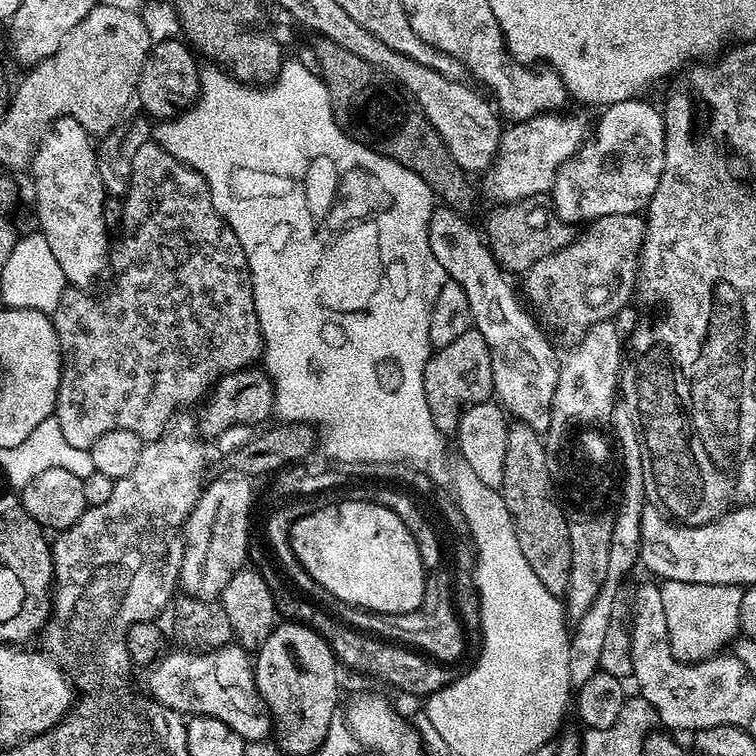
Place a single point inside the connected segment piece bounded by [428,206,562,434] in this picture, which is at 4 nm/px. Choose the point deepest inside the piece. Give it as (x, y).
(525, 369)

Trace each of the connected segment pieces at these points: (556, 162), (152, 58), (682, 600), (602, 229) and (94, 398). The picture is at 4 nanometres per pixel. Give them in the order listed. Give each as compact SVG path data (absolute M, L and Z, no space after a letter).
M544 112L530 119L515 121L501 133L496 159L482 176L484 192L492 202L533 199L551 191L562 162L570 159L587 137L585 118L566 113Z
M183 39L160 40L153 43L146 62L142 66L140 81L136 83L138 104L149 112L149 117L156 116L157 121L171 120L181 112L192 107L200 98L200 70L196 64L197 53Z
M674 582L660 584L662 606L666 609L666 626L670 646L677 660L695 662L723 653L724 646L737 639L744 588L738 584L699 584Z
M635 212L599 216L585 227L588 229L581 236L579 233L565 248L538 258L538 262L534 262L534 266L530 266L522 276L525 292L523 295L526 300L528 295L527 303L531 311L549 329L557 328L560 332L576 332L575 334L583 334L600 320L612 320L615 312L620 312L627 306L632 291L635 293L638 288L644 222L645 217Z
M148 139L134 154L134 162L130 170L128 192L123 196L124 213L118 235L110 248L110 277L112 289L101 300L95 300L85 289L65 287L62 298L58 298L58 306L51 312L50 317L54 330L57 332L61 346L61 378L57 390L57 402L54 415L58 418L58 426L62 426L62 434L70 446L78 446L78 450L88 450L93 442L106 430L134 430L141 440L147 442L157 440L168 429L172 417L177 415L187 404L192 404L200 395L203 397L215 385L221 376L229 372L238 372L241 368L251 368L264 355L264 334L260 322L254 294L252 293L252 275L248 269L248 259L242 250L242 242L230 230L230 226L214 210L214 202L210 198L210 190L202 178L190 166L186 166L174 154L170 154L155 139Z

